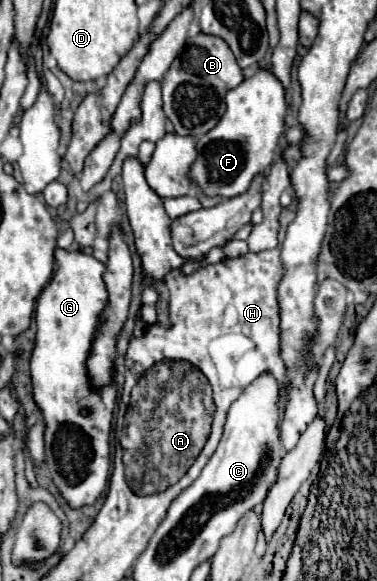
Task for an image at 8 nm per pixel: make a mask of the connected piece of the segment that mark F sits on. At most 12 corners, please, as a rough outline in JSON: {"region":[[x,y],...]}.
{"region":[[259,67],[197,139],[193,183],[225,199],[273,163],[285,87]]}

